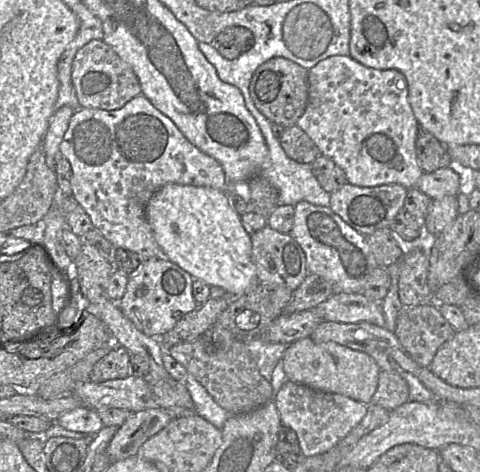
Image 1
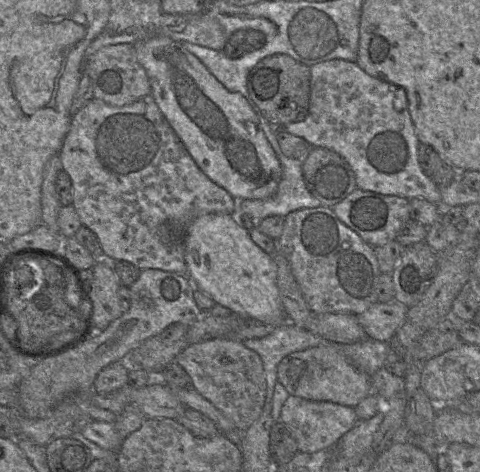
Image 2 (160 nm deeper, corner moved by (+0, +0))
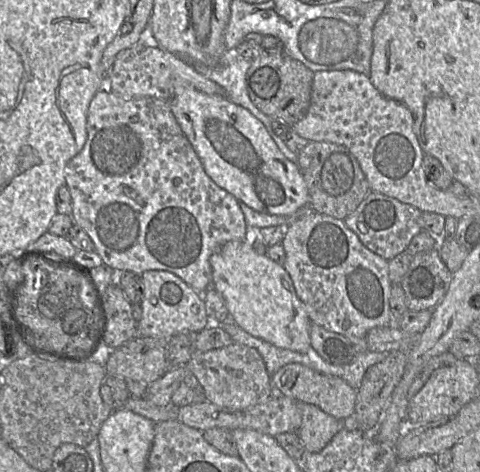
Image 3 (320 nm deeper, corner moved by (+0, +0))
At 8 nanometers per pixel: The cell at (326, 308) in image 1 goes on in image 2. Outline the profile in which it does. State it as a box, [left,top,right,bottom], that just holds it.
[357,300,408,343]

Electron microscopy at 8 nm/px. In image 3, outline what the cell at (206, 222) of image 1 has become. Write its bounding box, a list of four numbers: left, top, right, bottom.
[210,239,311,352]

